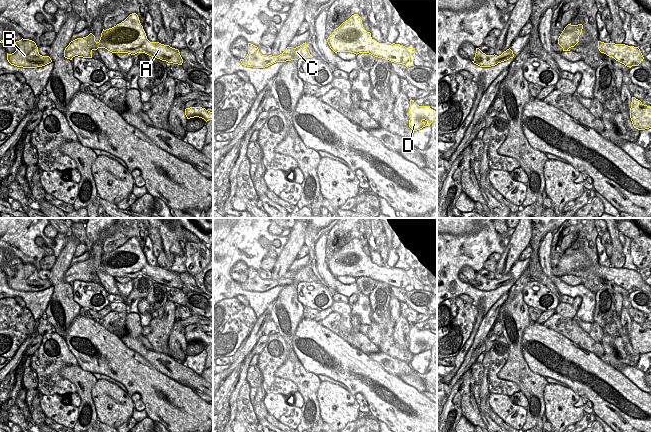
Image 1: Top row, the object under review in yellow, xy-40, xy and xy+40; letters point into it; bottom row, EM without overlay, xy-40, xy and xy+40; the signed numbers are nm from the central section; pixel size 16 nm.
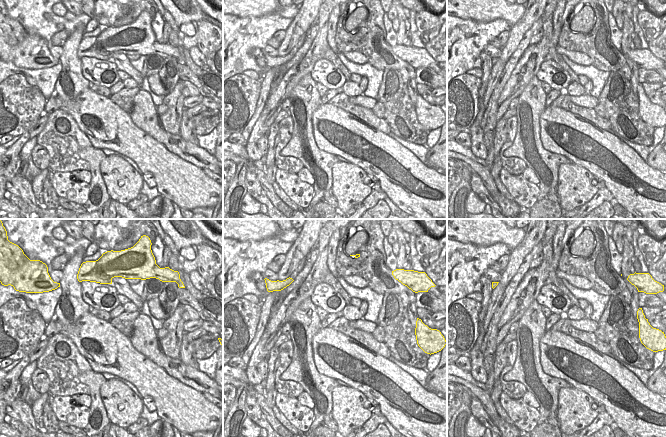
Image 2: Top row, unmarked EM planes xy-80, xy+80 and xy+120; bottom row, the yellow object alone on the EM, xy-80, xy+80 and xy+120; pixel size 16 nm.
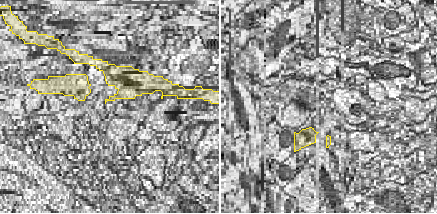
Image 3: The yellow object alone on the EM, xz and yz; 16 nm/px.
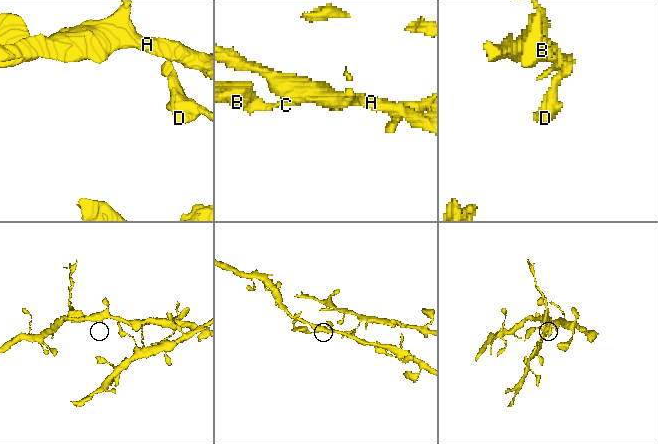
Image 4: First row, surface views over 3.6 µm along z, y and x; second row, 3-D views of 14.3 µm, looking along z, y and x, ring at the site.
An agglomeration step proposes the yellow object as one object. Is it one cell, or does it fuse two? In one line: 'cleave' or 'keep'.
cleave

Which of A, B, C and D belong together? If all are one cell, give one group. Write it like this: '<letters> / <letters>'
A C D / B

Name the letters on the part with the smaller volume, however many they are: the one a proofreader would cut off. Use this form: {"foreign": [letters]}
{"foreign": ["B"]}

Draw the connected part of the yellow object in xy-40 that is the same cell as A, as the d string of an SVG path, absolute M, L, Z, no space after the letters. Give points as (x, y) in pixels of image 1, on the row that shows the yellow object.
M136 13L130 14L124 21L116 26L102 31L100 40L95 41L95 36L90 33L83 38L77 38L69 43L65 48L64 53L72 60L73 57L92 58L92 51L98 48L105 48L112 53L128 53L135 55L137 53L145 53L153 58L166 61L168 63L182 65L183 59L178 49L172 48L169 45L164 45L159 42L150 42L147 39L143 26L140 23Z

